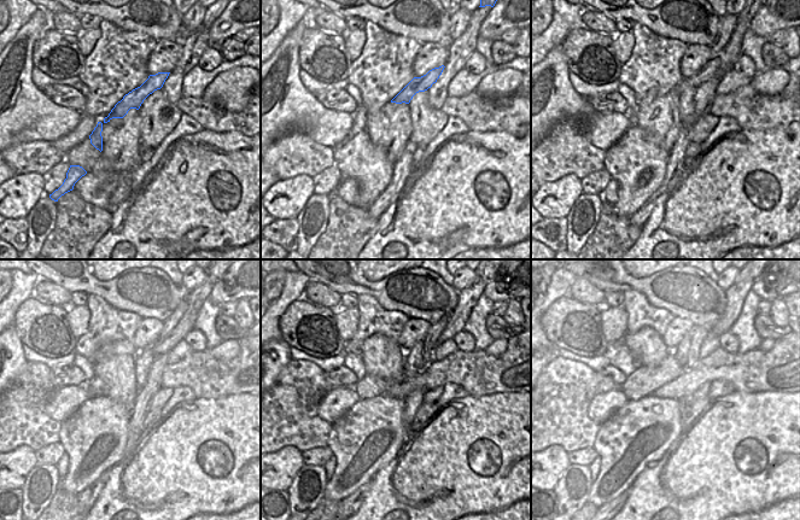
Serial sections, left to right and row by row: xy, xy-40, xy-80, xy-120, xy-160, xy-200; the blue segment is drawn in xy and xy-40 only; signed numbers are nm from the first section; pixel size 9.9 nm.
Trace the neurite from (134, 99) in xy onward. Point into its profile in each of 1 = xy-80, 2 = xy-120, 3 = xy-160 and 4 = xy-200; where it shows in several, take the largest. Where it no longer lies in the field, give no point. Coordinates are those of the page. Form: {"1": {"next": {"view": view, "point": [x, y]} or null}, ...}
{"1": {"next": {"view": "xy-80", "point": [710, 69]}}, "2": {"next": {"view": "xy-120", "point": [196, 298]}}, "3": {"next": {"view": "xy-160", "point": [467, 298]}}, "4": {"next": {"view": "xy-200", "point": [735, 296]}}}

